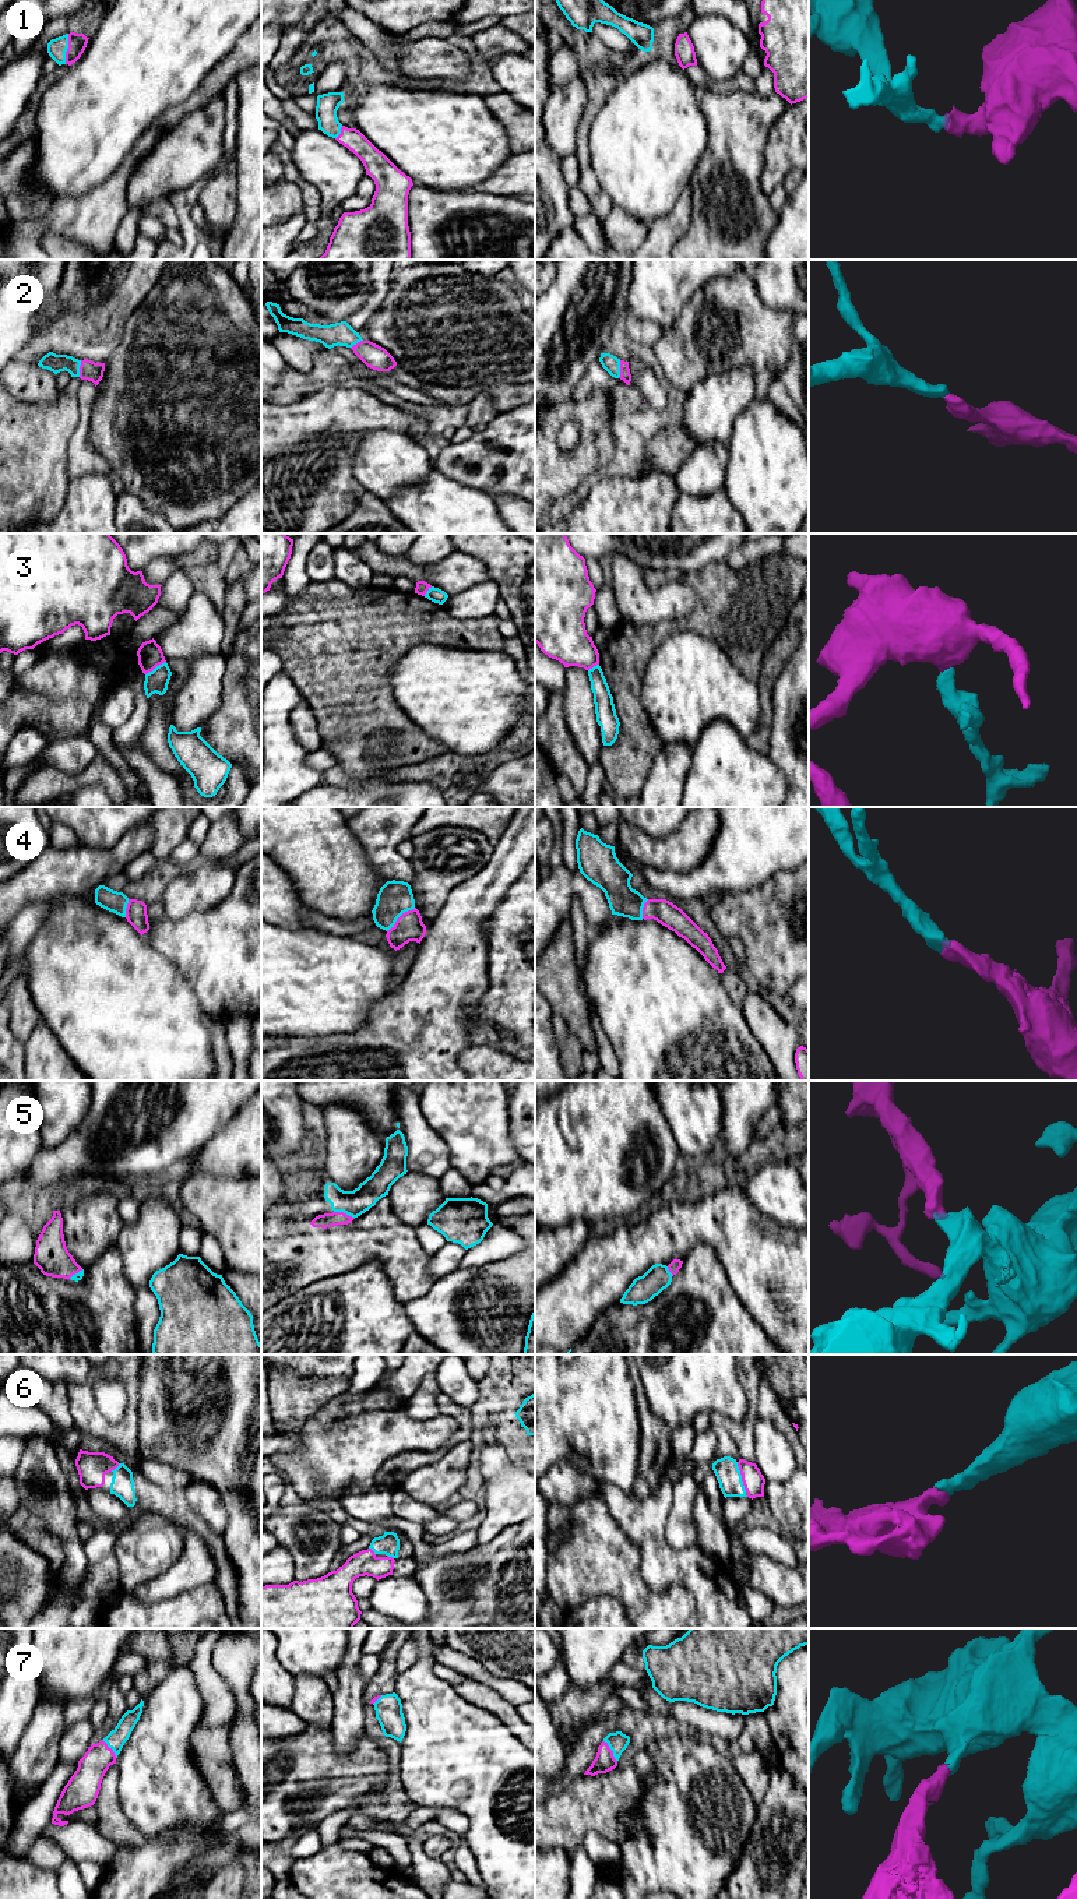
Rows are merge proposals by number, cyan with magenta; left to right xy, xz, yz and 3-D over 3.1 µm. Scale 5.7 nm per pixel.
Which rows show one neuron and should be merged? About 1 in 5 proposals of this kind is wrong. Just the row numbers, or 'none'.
1, 2, 4, 5, 6, 7

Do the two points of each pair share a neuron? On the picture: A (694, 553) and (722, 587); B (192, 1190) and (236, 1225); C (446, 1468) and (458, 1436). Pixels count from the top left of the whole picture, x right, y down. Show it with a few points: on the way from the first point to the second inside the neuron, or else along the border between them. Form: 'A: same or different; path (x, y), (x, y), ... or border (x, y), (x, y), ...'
A: different; border (725, 563), (715, 564)
B: same; path (203, 1195), (208, 1197), (225, 1214)
C: different; border (467, 1440), (456, 1444)

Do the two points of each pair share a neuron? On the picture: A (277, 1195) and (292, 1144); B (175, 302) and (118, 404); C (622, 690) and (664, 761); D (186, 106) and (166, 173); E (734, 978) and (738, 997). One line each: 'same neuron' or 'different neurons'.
A: different neurons
B: same neuron
C: different neurons
D: different neurons
E: same neuron

